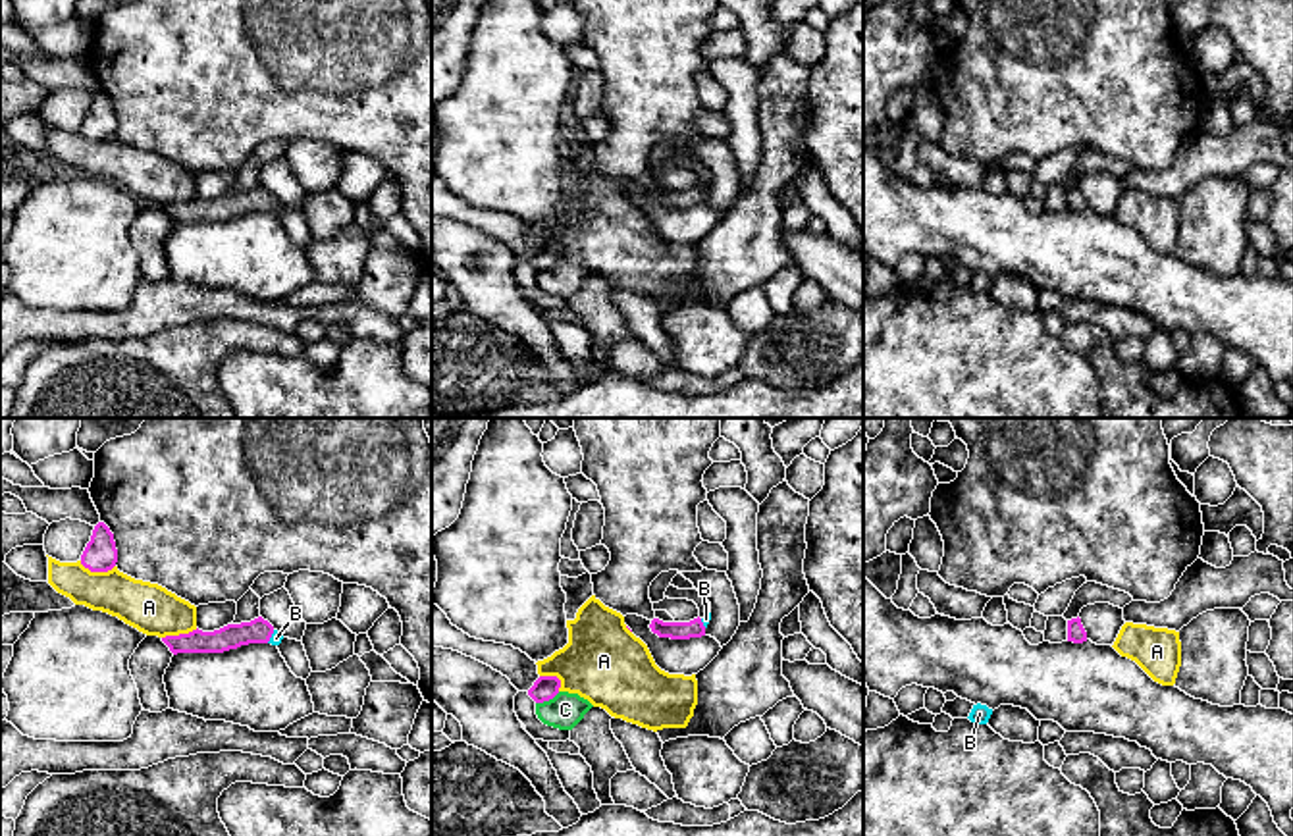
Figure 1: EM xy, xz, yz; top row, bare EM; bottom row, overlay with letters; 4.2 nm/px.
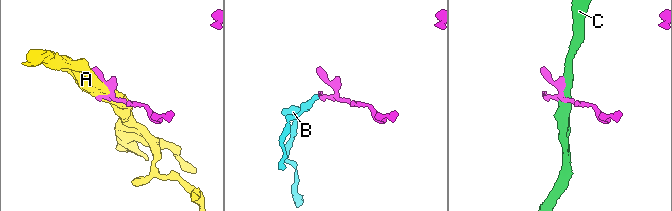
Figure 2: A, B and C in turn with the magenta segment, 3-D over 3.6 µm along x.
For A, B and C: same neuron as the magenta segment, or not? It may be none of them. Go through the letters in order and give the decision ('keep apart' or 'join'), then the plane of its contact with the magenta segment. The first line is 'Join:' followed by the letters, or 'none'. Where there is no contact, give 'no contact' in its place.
Join: B
A: keep apart; contact in xy
B: join; contact in xy
C: keep apart; contact in xz

